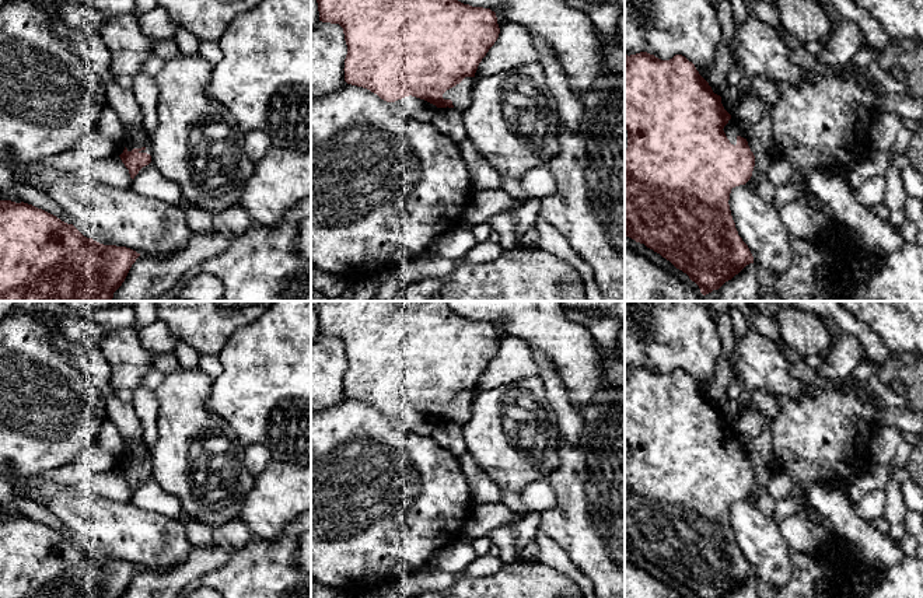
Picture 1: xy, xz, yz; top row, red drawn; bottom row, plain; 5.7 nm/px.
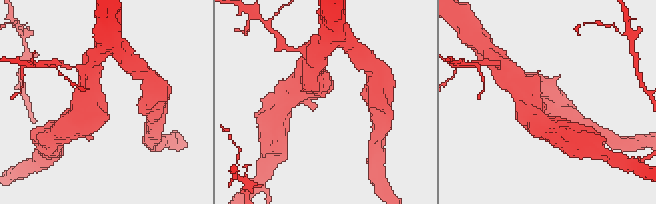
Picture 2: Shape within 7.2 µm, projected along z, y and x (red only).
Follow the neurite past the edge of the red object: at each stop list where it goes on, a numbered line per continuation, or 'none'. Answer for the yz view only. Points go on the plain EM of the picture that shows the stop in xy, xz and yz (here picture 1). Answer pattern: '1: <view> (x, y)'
1: yz (731, 443)

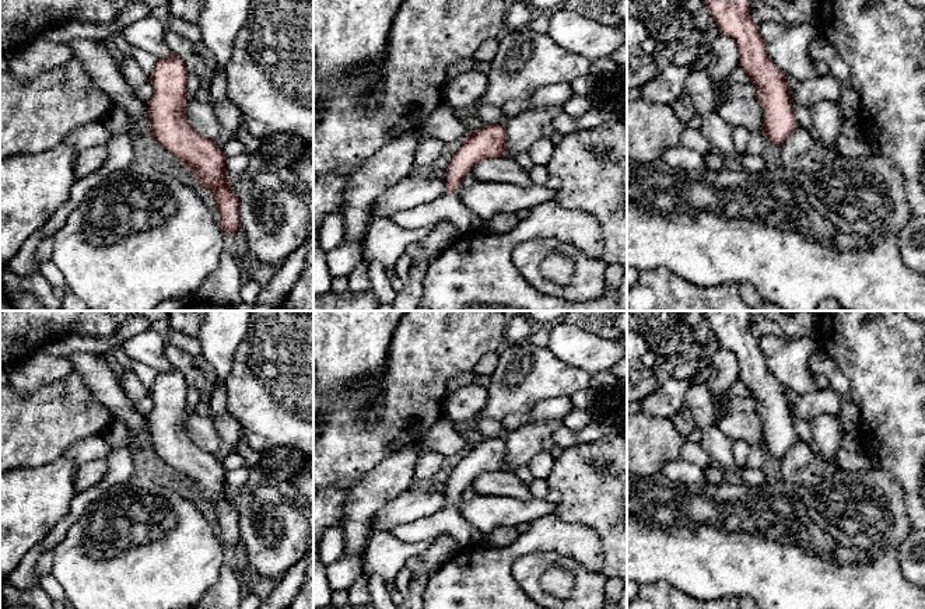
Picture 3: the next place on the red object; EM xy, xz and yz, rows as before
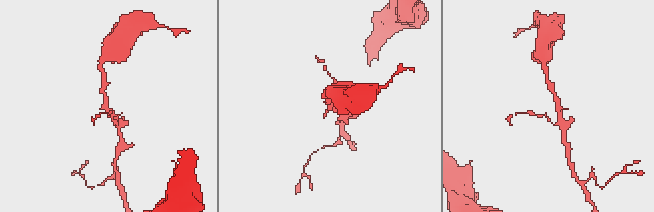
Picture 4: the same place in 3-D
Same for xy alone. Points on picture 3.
none

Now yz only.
none

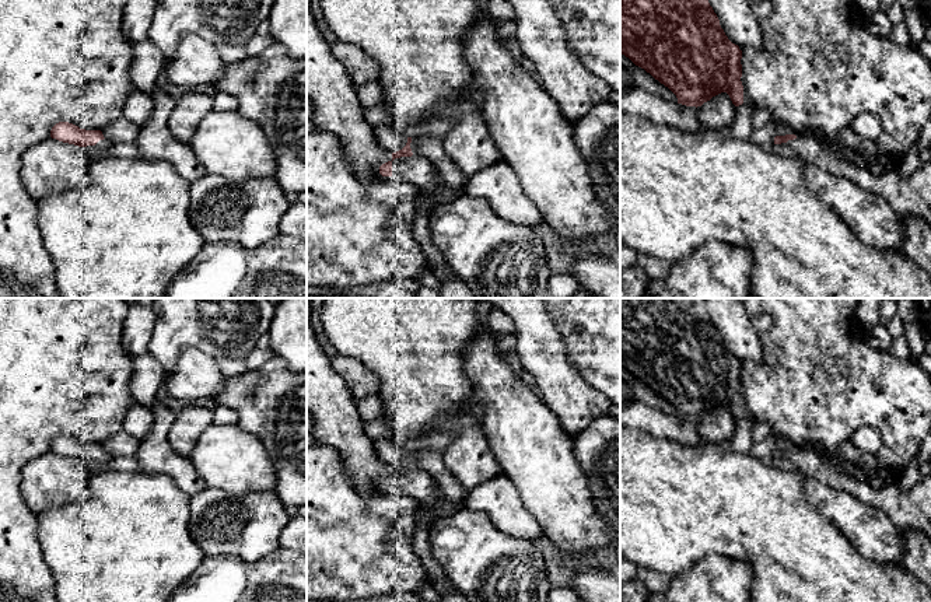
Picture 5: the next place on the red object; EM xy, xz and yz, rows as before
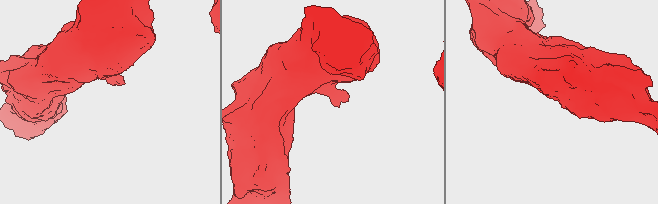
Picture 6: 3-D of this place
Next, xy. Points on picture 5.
1: xy (102, 458)

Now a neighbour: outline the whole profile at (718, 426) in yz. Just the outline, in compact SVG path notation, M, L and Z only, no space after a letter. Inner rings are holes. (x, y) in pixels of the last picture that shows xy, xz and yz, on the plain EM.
M727 406L713 410L697 420L697 433L703 442L727 444L735 431L735 419Z

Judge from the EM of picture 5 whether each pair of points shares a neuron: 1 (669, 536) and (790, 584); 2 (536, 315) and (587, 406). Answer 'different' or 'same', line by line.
1: same
2: same

